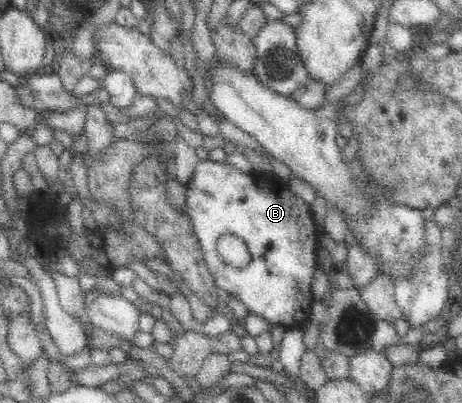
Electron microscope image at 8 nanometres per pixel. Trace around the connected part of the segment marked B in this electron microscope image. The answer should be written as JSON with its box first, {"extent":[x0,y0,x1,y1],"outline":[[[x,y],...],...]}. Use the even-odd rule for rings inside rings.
{"extent":[185,159,321,325],"outline":[[[207,159],[199,162],[199,164],[195,167],[192,179],[186,183],[185,186],[186,210],[188,210],[188,216],[190,216],[190,220],[192,220],[192,226],[194,226],[196,238],[200,243],[200,248],[205,263],[207,264],[207,269],[214,279],[215,287],[223,289],[224,291],[228,292],[228,294],[236,296],[247,307],[247,311],[249,313],[263,317],[271,324],[279,323],[283,325],[292,325],[292,323],[298,323],[298,321],[309,320],[312,303],[316,301],[311,284],[316,266],[318,266],[315,253],[320,244],[319,235],[321,229],[315,223],[310,205],[304,202],[300,197],[297,197],[294,192],[290,190],[289,182],[270,173],[245,174],[244,172],[240,171],[240,169],[236,168],[236,166],[229,164],[227,161],[217,162]],[[224,235],[234,235],[234,237],[238,237],[238,239],[240,239],[246,245],[248,252],[250,252],[251,261],[247,267],[244,267],[244,269],[233,269],[232,267],[229,267],[226,263],[224,263],[224,261],[222,261],[220,255],[217,253],[218,239],[220,239],[220,237],[224,237]]]}

